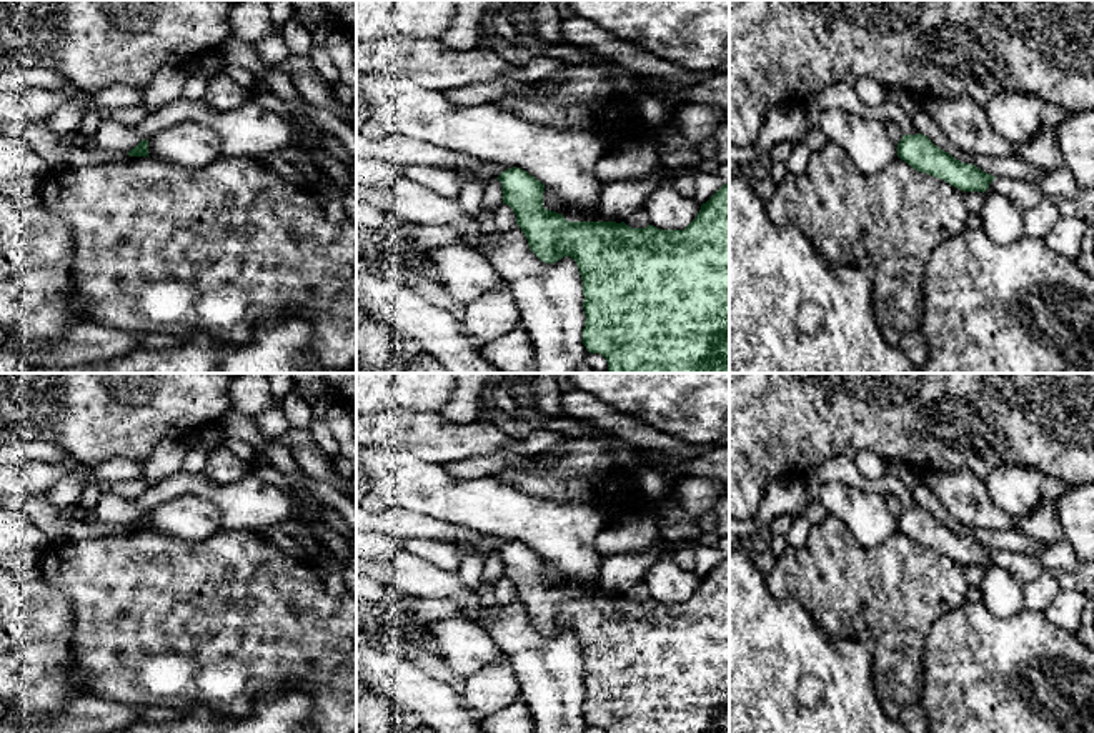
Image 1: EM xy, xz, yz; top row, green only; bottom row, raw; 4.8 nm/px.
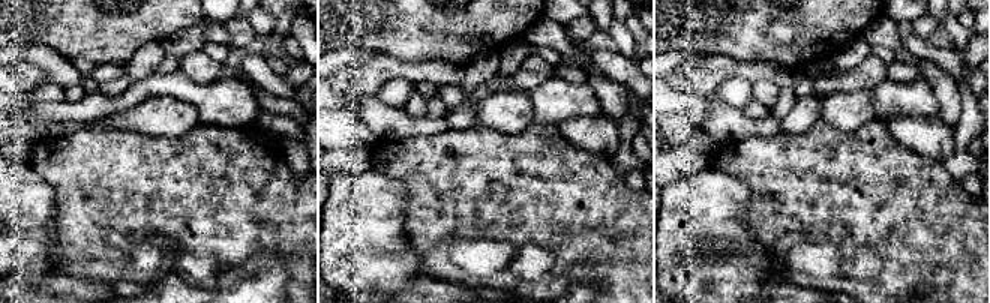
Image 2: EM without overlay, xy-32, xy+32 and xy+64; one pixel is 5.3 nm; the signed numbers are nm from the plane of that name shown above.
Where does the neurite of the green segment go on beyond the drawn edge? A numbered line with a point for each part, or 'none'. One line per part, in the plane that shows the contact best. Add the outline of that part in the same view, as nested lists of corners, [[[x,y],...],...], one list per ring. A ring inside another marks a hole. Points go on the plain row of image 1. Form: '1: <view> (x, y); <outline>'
none

